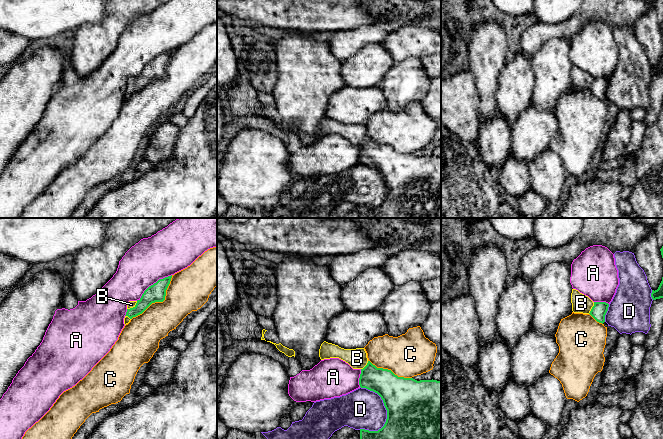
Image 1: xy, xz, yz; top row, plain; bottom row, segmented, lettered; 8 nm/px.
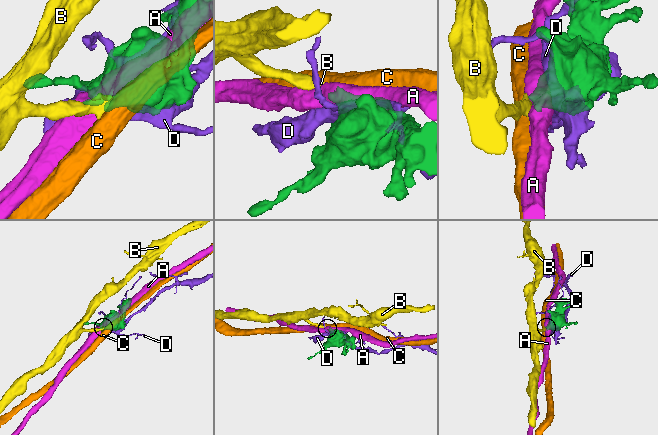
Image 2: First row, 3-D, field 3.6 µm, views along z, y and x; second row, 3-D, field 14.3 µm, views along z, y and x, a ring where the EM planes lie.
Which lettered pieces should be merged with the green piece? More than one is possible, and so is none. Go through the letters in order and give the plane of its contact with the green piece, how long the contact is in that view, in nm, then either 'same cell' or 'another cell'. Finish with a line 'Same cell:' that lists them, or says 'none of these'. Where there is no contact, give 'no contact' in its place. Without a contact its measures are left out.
A: xy | 360 nm | another cell
B: yz | 110 nm | same cell
C: xy | 480 nm | another cell
D: xz | 400 nm | another cell
Same cell: B

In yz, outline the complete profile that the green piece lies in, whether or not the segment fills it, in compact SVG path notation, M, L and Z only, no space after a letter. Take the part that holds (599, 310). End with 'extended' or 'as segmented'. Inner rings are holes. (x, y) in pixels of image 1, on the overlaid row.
M572 289L572 311L574 313L590 314L597 322L604 323L609 304L606 302L593 302L588 296Z; extended

